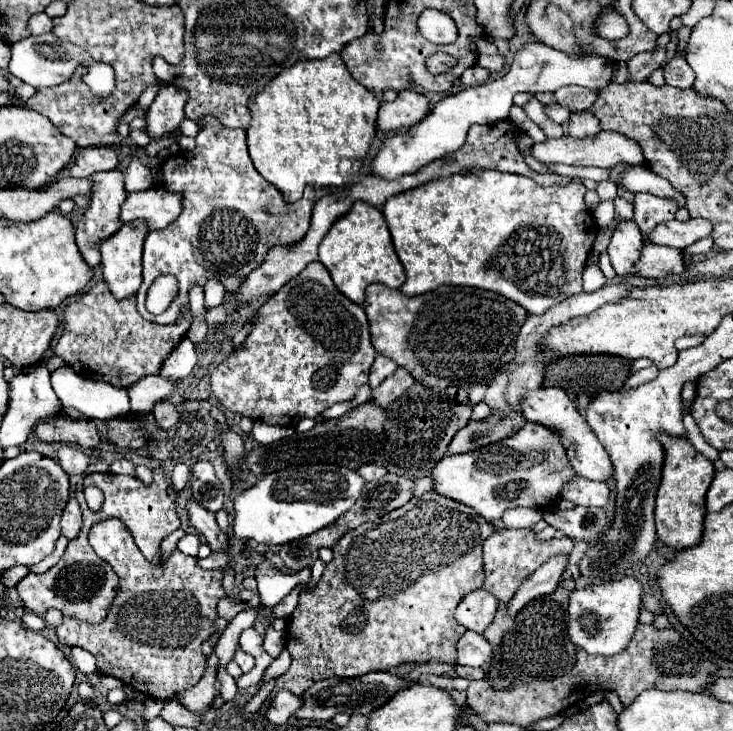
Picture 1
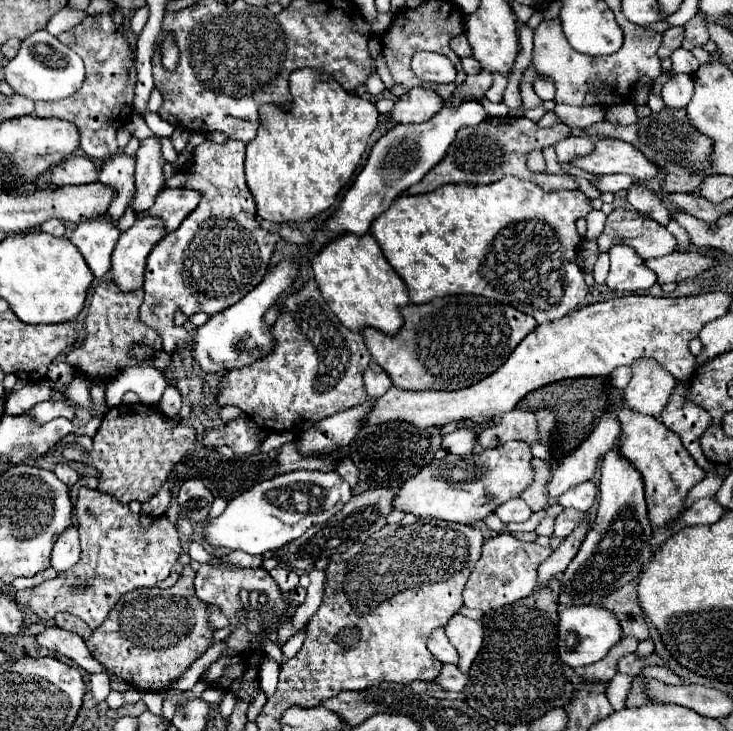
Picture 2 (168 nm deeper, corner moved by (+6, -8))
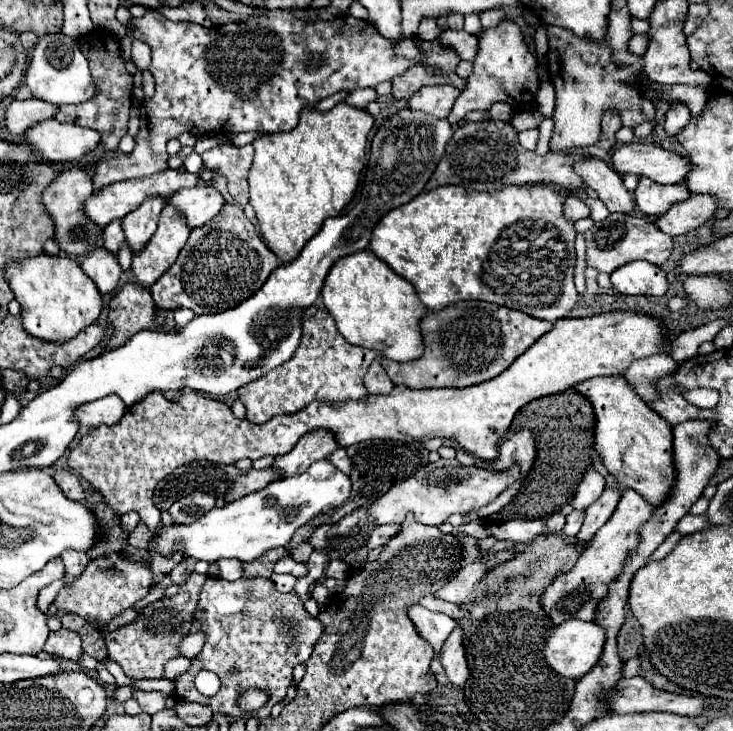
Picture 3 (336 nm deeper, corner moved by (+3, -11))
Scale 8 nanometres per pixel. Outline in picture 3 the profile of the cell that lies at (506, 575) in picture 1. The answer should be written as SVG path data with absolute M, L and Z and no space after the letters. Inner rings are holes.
M487 557L485 559L477 559L465 567L461 567L457 571L457 575L441 589L435 591L435 597L443 599L443 601L451 601L451 603L473 603L473 591L477 587L477 583L485 577L487 573Z

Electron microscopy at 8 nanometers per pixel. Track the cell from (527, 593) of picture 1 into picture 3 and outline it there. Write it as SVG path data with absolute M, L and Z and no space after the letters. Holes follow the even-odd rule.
M605 489L601 499L597 499L597 503L587 507L585 523L583 523L581 531L579 531L579 535L575 537L575 541L577 543L591 541L591 537L601 529L601 525L605 525L611 519L619 499L621 499L621 489Z

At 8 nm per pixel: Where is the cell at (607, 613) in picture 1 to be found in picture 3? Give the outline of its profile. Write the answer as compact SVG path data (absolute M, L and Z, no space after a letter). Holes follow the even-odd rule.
M569 619L569 621L561 623L559 627L555 627L553 635L547 639L547 645L545 645L545 651L543 651L543 659L559 675L569 677L569 679L581 679L599 661L603 645L605 645L605 631L603 631L603 627L599 627L595 621Z

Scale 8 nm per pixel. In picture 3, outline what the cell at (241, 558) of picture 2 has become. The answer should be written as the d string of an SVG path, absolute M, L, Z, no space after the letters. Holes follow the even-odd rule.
M221 559L217 561L219 563L219 571L221 571L221 577L225 581L235 581L235 579L241 579L243 575L243 563L237 559Z

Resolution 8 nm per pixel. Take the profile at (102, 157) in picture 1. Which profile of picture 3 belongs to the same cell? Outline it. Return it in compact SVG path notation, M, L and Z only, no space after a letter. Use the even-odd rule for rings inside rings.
M71 167L61 171L61 175L41 195L41 203L55 223L53 239L57 241L59 249L69 257L87 255L89 251L93 251L93 247L101 245L103 229L99 229L83 211L83 205L89 199L89 195L93 195L93 183L83 167Z

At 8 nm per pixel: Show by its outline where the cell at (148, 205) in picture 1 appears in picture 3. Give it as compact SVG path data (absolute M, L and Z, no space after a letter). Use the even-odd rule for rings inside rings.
M201 185L201 187L177 191L169 199L169 203L175 205L187 217L189 227L201 227L209 219L217 217L217 213L221 213L225 199L215 187Z

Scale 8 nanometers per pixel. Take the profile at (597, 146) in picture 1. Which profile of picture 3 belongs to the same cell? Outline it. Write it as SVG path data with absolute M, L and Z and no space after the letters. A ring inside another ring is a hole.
M627 143L613 151L613 169L619 173L635 173L651 177L655 183L681 183L693 169L693 163L675 151L653 143Z

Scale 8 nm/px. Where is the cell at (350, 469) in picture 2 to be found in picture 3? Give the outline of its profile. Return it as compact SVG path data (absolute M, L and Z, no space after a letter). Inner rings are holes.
M339 447L339 451L335 451L335 453L331 453L331 457L329 457L329 461L337 467L337 469L341 469L343 473L351 473L351 463L349 463L349 457L347 457L347 451L343 449L343 447Z

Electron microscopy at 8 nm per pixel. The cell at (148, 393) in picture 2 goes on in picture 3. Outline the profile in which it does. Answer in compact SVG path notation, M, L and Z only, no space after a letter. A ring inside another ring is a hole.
M107 395L77 409L77 421L83 427L99 427L119 423L125 415L125 403L117 395Z

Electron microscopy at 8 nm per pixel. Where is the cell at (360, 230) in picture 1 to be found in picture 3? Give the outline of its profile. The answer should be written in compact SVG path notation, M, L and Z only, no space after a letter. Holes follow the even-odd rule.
M359 251L339 259L325 279L321 297L339 333L351 345L373 349L381 357L399 363L421 357L423 339L419 321L425 317L427 307L421 303L411 283L391 271L391 267L379 261L371 251Z

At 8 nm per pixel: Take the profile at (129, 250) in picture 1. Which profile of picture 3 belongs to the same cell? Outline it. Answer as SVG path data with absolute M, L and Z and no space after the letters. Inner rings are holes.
M165 205L153 239L147 243L145 251L133 257L131 269L137 283L147 287L157 281L175 263L181 247L185 247L189 239L189 231L191 229L185 223L185 217L181 217L181 211L173 205Z

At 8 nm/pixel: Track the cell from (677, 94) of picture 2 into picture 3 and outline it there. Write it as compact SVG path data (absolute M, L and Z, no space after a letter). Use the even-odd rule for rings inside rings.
M677 103L675 107L671 107L665 115L665 133L669 137L675 137L679 135L681 129L687 127L691 115L689 115L689 107L685 103Z

